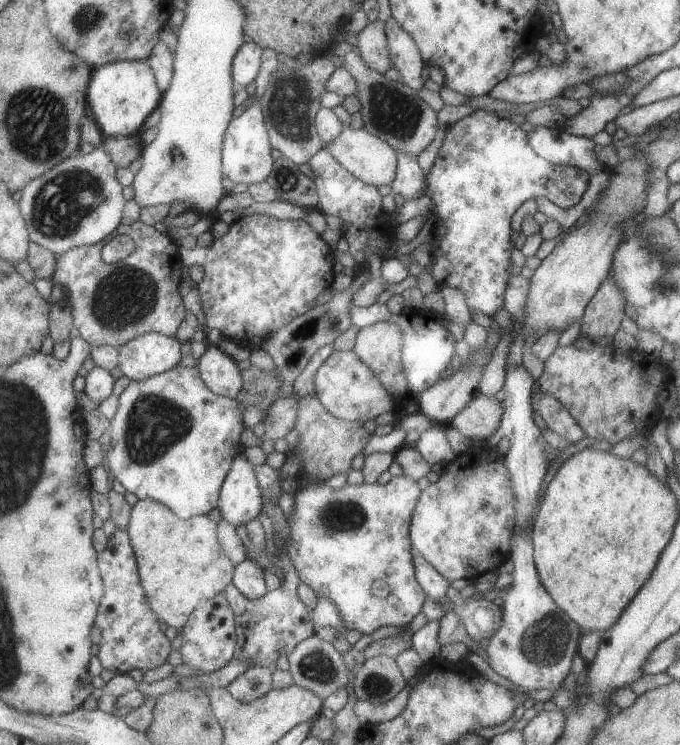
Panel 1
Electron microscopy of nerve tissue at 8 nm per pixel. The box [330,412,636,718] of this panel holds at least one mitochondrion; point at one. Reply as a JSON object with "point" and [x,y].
{"point":[545,641]}

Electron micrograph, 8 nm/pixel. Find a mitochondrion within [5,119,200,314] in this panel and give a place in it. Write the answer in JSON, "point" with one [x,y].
{"point":[61,205]}

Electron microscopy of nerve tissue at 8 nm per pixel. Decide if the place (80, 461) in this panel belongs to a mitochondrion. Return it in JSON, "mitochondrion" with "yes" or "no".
{"mitochondrion":"no"}

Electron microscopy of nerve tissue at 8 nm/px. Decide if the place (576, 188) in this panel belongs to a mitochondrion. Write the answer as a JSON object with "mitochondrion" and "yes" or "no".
{"mitochondrion":"yes"}

